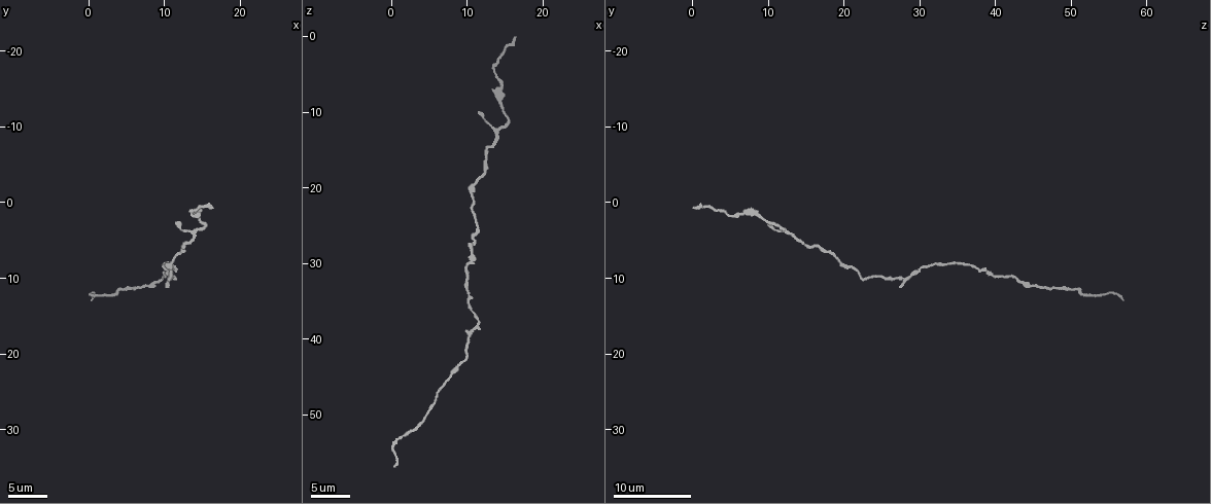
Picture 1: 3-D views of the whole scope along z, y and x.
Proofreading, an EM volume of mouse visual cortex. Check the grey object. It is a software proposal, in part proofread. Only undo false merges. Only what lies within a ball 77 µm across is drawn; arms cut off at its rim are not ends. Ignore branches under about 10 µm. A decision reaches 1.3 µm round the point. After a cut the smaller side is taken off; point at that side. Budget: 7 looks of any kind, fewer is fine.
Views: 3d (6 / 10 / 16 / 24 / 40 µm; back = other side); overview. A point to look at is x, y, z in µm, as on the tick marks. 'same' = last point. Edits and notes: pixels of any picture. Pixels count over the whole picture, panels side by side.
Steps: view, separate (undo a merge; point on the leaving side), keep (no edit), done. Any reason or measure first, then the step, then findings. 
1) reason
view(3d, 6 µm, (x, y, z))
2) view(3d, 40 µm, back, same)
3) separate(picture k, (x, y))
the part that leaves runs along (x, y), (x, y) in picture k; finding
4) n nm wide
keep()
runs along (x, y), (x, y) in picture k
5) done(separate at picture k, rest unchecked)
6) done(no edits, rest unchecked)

calibre changes
view(3d, 6 µm, (15.5, 3.0, 11.5))

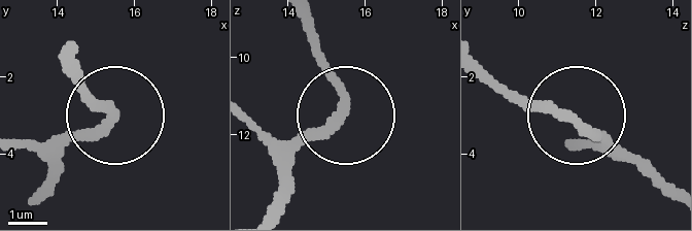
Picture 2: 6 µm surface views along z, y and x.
keep()
runs along (32, 195), (114, 112), (78, 76) in picture 2; one neuron here

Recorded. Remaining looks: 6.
calibre changes
view(3d, 16 µm, (14.0, 1.5, 6.0))

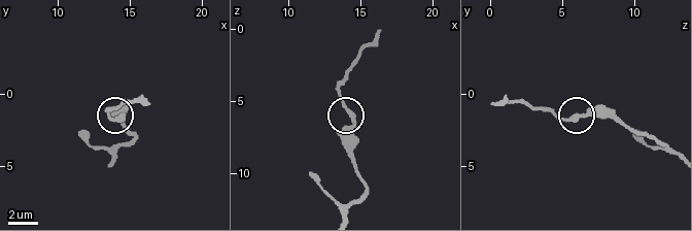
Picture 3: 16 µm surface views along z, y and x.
from behind
view(3d, 16 µm, back, (14.4, 1.8, 5.8))

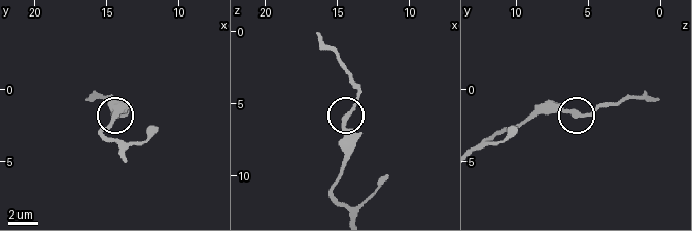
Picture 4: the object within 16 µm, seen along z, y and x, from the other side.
keep()
runs along (347, 210), (334, 185), (345, 159), (345, 119), (359, 86) in picture 4; one neuron here

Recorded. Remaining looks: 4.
view(3d, 10 µm, (10.5, 9.5, 29.0))

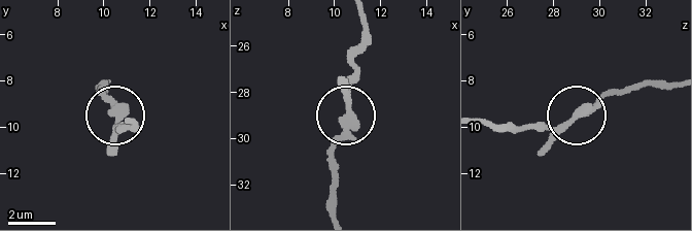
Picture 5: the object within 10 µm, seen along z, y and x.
keep()
runs along (574, 118), (617, 90) in picture 5; continuous, no second neuron

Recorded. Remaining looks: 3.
sudden change in width
view(3d, 10 µm, (10.0, 9.5, 40.0))

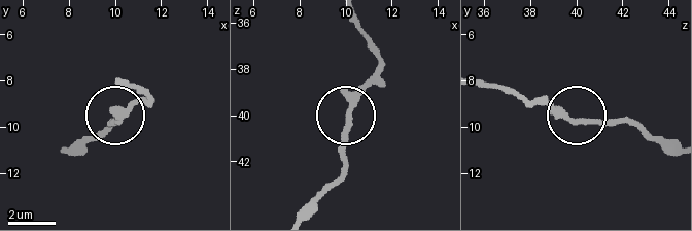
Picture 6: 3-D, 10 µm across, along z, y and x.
view(3d, 6 µm, (10.2, 9.7, 39.7))

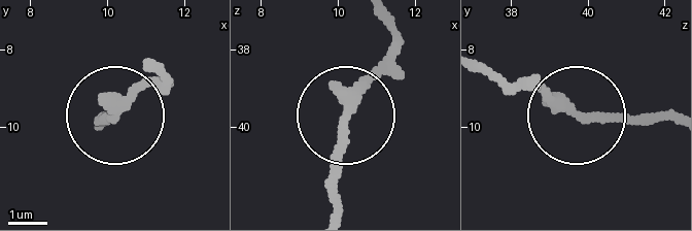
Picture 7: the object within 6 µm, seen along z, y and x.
keep()
runs along (381, 21), (391, 60), (345, 119), (333, 208) in picture 7; one neuron here

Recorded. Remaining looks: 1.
done(no edits, rest unchecked)

